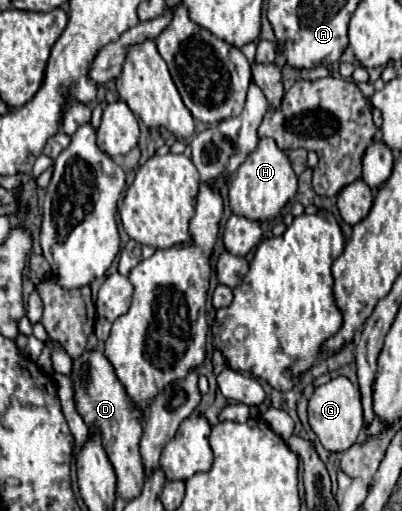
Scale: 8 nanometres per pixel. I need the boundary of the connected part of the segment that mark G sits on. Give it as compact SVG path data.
M338 376L334 380L330 380L328 384L318 386L308 404L308 420L326 450L330 450L330 452L348 450L356 442L356 438L364 426L358 388L344 376Z

